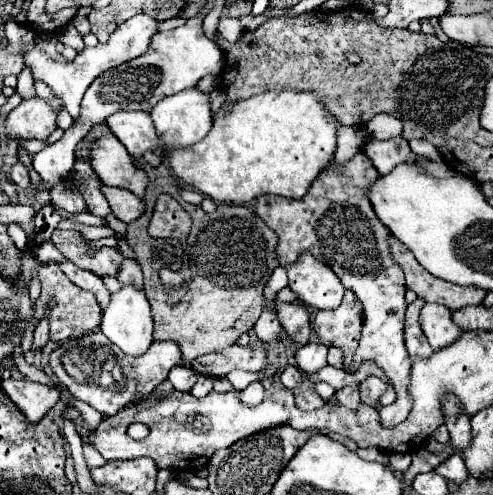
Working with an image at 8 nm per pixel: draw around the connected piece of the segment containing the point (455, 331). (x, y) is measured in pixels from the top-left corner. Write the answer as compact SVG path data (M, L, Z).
M427 302L421 308L419 322L421 322L421 330L423 330L423 334L429 340L433 350L449 346L451 342L455 342L455 338L459 334L463 334L463 330L453 324L451 310L443 308L441 304L429 304Z

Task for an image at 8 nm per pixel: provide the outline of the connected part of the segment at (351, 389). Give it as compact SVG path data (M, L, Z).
M345 386L335 390L335 398L339 404L347 406L347 408L355 408L359 404L359 390L357 386Z

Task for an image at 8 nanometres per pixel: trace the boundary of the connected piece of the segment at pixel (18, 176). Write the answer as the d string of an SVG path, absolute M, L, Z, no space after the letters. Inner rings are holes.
M21 162L13 164L13 168L11 168L11 182L21 186L21 188L29 186L29 172L27 172L27 168Z

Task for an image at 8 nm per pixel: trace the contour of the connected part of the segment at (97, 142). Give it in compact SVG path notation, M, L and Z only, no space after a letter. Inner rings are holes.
M105 122L93 124L91 130L101 130L101 136L91 142L91 166L107 186L117 186L131 190L139 198L143 198L143 192L149 184L149 176L145 170L137 170L131 162L131 156L127 154L125 146L111 134Z

